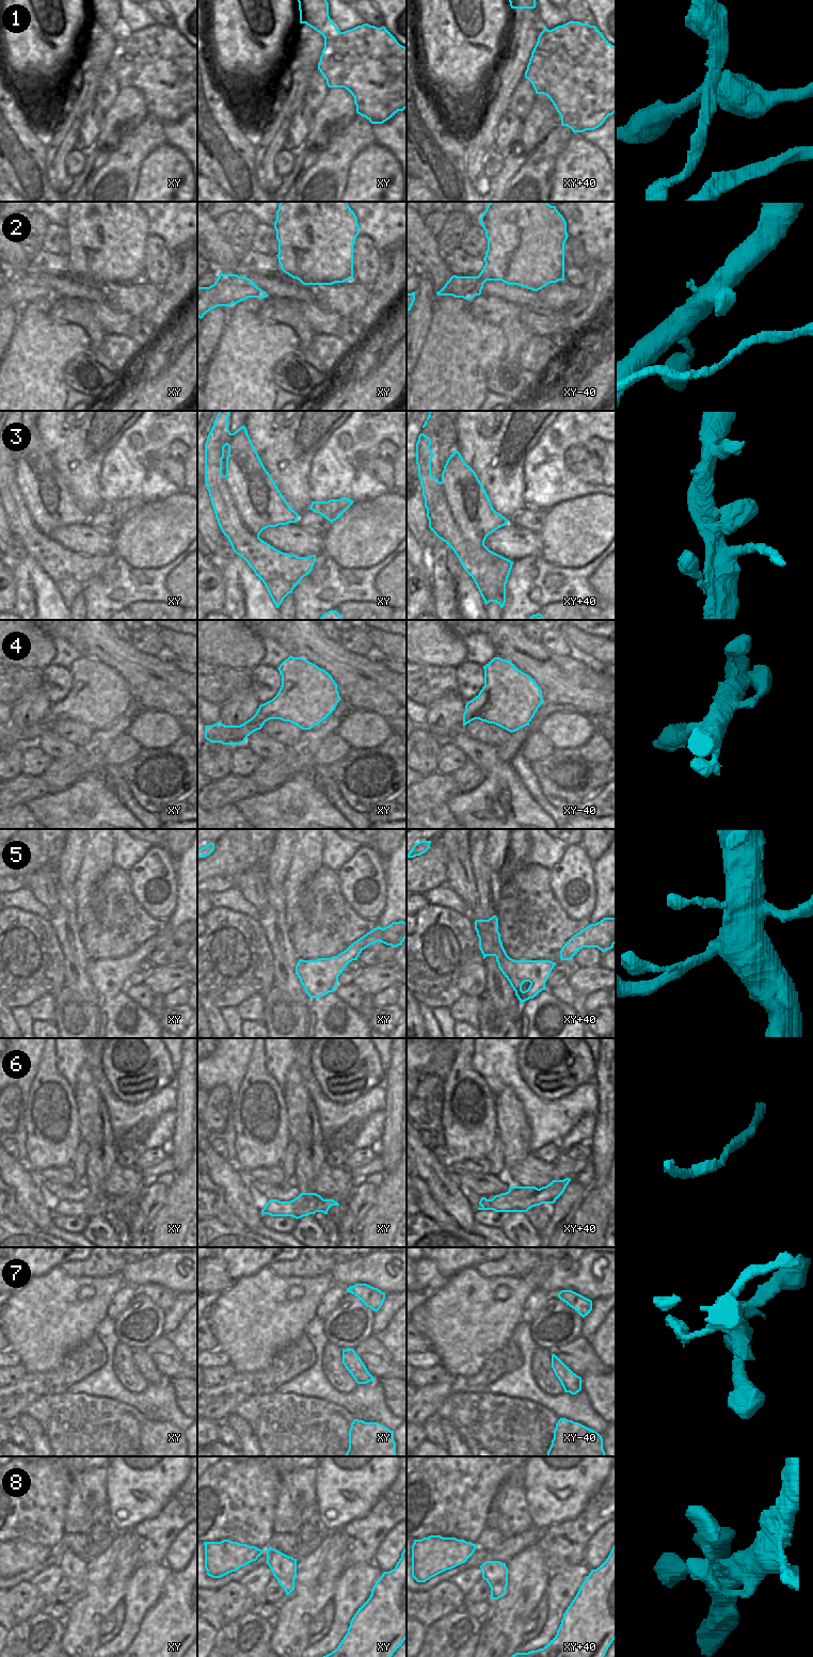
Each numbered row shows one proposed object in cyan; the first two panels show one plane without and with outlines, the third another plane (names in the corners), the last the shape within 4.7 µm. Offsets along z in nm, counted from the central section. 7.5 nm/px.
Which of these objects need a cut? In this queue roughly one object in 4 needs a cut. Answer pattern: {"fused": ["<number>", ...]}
{"fused": ["1"]}

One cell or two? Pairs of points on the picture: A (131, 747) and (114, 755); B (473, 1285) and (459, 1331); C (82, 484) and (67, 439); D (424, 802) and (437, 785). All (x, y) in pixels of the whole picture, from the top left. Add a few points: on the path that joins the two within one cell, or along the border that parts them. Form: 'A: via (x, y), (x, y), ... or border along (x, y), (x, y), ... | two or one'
A: via (127, 747), (118, 752) | one
B: via (467, 1295), (467, 1319) | one
C: via (81, 473), (81, 460), (78, 457), (77, 450) | one
D: via (425, 798), (433, 790) | one

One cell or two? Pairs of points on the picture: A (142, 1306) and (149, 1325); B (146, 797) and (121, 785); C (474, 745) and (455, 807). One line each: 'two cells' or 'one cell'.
A: one cell
B: two cells
C: one cell

